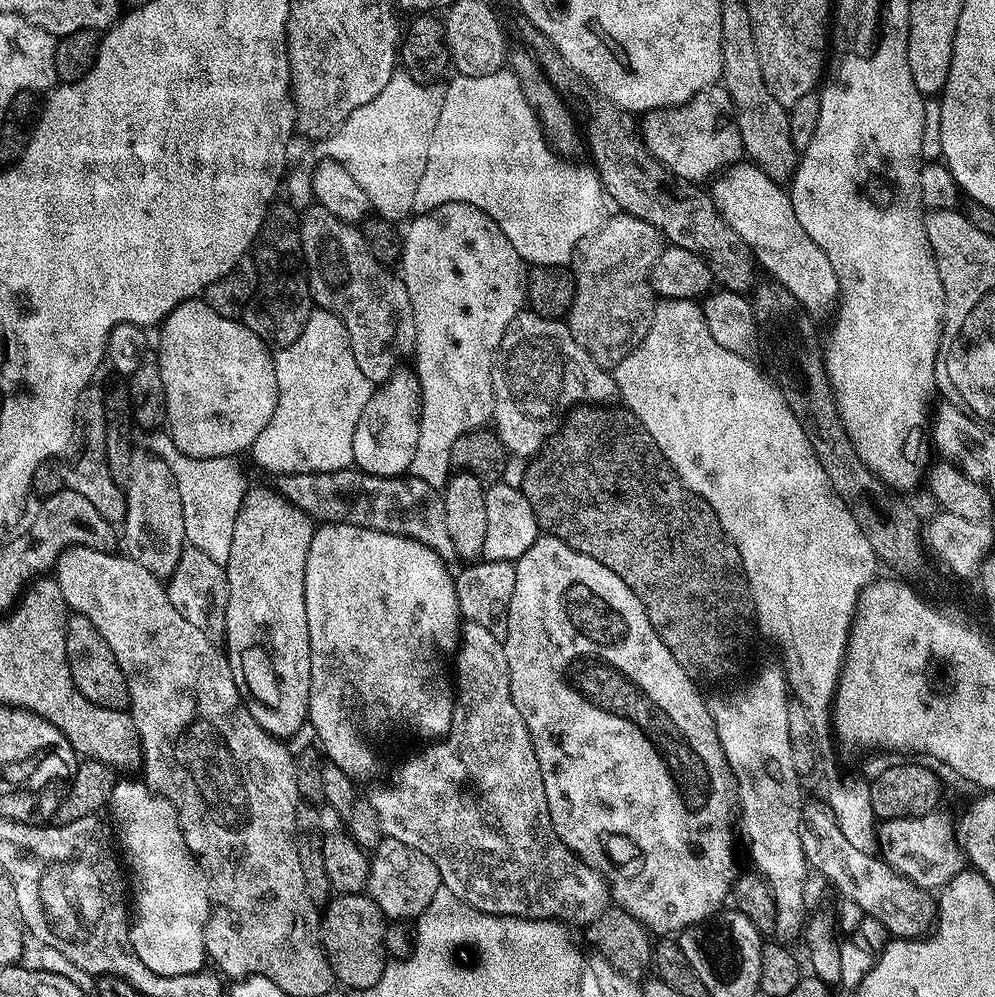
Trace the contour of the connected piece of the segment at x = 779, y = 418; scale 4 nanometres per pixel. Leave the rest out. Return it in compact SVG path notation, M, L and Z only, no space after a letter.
M661 299L656 305L656 313L650 322L650 330L646 338L637 348L626 354L622 362L618 362L614 369L620 376L619 388L622 390L622 398L627 398L630 408L636 408L639 416L644 416L646 430L652 431L652 436L660 440L662 454L670 457L671 464L676 464L678 478L682 478L690 486L702 486L704 493L708 496L710 506L718 510L720 525L726 529L726 534L731 534L735 544L740 544L742 559L748 563L748 576L750 583L756 588L758 604L757 618L759 627L764 628L776 639L776 644L780 647L780 656L784 674L788 678L788 686L795 703L807 713L812 722L812 728L817 737L822 738L830 732L830 709L832 707L832 697L834 695L834 664L832 668L832 636L840 632L840 612L847 613L850 605L855 606L860 597L860 589L872 583L873 575L864 574L864 564L877 563L874 550L868 547L866 534L854 522L854 514L838 498L834 486L830 486L830 478L826 478L826 470L822 470L822 462L818 462L818 454L810 446L810 442L800 431L798 418L790 410L790 406L784 400L775 383L759 367L752 365L753 361L747 356L739 356L714 342L710 338L710 330L706 330L706 324L702 315L701 307L691 300L665 300Z

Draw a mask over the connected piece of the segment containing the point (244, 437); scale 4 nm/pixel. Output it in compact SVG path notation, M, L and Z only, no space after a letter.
M203 299L182 300L177 303L175 310L166 317L163 324L159 325L160 348L158 347L158 359L160 362L160 373L162 374L162 386L166 394L166 431L172 437L174 446L182 450L182 454L193 456L199 460L206 458L218 458L219 456L239 457L239 452L247 453L252 444L266 430L266 422L274 418L274 410L278 406L278 378L276 377L276 361L273 353L267 344L260 340L260 333L239 330L240 332L228 332L234 328L234 321L230 318L222 318L220 312L210 310L210 306L205 304Z

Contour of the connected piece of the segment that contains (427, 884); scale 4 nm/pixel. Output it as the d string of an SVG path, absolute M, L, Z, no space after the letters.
M381 839L370 856L367 895L392 922L408 922L421 916L441 888L440 872L429 856L397 840Z

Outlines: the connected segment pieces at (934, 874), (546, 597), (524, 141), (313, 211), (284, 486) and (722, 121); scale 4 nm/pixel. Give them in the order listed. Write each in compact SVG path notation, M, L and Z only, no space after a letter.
M943 810L885 820L878 828L879 842L884 851L884 863L889 864L905 880L912 880L929 890L943 888L946 882L950 882L950 878L954 878L954 874L964 871L966 867L966 857L954 831L953 817L951 820Z
M547 534L537 536L534 546L530 546L530 550L526 550L526 554L522 554L522 558L514 563L514 594L510 594L502 643L510 678L510 694L514 698L514 706L518 706L518 714L522 714L526 722L526 730L530 730L554 830L569 850L582 857L604 877L611 899L638 918L649 933L672 934L672 931L675 933L689 924L706 919L729 899L738 877L736 852L732 849L732 828L734 832L734 821L738 816L736 779L726 762L722 742L712 721L709 701L704 701L703 694L696 689L697 681L676 661L674 654L670 654L666 642L662 642L654 630L638 594L634 594L634 590L630 590L630 586L626 586L626 582L614 574L614 570L606 570L602 562L594 562L594 558Z
M501 70L485 76L453 77L448 89L442 92L426 170L422 170L418 194L414 194L413 213L429 212L443 204L469 204L485 212L499 226L525 265L557 263L556 240L575 242L582 234L598 231L609 215L600 177L591 167L576 165L561 156L548 143L540 118L530 106L515 72Z
M313 206L301 215L300 241L313 305L339 316L358 370L373 385L383 384L401 367L400 356L413 355L416 342L410 294L406 294L403 279L391 276L391 271L372 257L357 225L334 218L325 208Z
M352 468L340 472L311 472L279 479L278 490L291 504L296 504L312 517L325 524L349 524L379 532L414 538L439 554L446 562L456 556L450 530L446 530L444 497L437 489L417 476L371 476Z
M722 86L703 88L684 104L675 104L672 108L655 108L653 112L646 112L644 132L646 146L651 156L659 164L663 164L676 179L689 184L699 185L702 182L700 180L711 181L713 177L724 169L732 167L745 155L742 134L739 133L738 122L735 120L730 94Z

